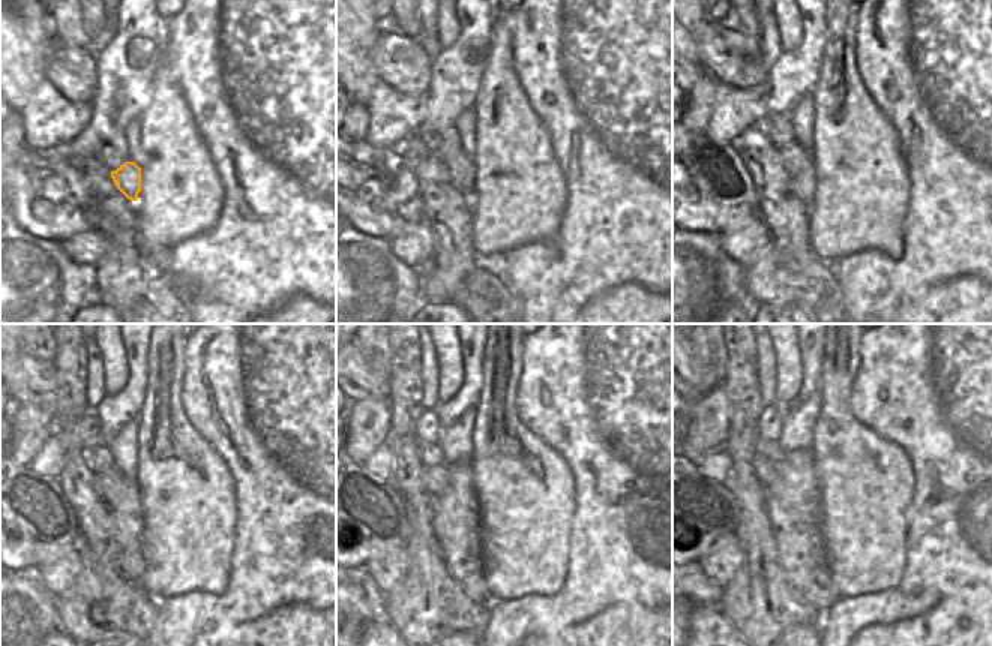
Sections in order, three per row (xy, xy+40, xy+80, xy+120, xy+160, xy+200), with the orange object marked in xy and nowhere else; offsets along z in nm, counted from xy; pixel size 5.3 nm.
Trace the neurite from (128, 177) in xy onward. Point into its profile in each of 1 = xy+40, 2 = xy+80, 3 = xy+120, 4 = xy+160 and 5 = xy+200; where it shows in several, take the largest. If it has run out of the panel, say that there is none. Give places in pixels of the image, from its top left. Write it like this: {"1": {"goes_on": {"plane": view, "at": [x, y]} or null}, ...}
{"1": {"goes_on": {"plane": "xy+40", "at": [461, 168]}}, "2": {"goes_on": {"plane": "xy+80", "at": [793, 158]}}, "3": {"goes_on": {"plane": "xy+120", "at": [108, 484]}}, "4": {"goes_on": {"plane": "xy+160", "at": [434, 478]}}, "5": {"goes_on": {"plane": "xy+200", "at": [766, 469]}}}

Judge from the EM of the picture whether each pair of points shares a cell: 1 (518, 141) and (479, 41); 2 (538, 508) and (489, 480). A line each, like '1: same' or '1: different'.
1: different
2: same

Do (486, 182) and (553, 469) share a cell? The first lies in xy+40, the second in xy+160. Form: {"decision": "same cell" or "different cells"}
{"decision": "same cell"}

